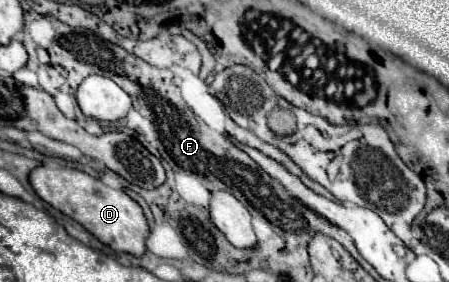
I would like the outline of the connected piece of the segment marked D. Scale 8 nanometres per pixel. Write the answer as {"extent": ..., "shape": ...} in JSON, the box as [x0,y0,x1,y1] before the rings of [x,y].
{"extent":[30,164,148,256],"shape":[[[44,164],[36,166],[30,172],[30,184],[42,200],[46,200],[72,220],[80,222],[88,232],[92,232],[100,242],[108,244],[112,250],[128,252],[134,256],[142,256],[146,252],[148,222],[142,214],[142,208],[126,192],[104,186],[98,178],[82,170],[52,168]]]}

